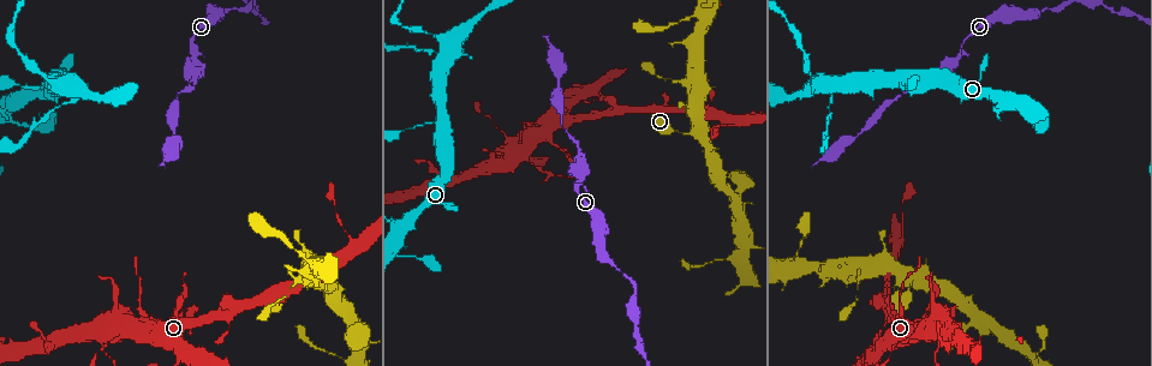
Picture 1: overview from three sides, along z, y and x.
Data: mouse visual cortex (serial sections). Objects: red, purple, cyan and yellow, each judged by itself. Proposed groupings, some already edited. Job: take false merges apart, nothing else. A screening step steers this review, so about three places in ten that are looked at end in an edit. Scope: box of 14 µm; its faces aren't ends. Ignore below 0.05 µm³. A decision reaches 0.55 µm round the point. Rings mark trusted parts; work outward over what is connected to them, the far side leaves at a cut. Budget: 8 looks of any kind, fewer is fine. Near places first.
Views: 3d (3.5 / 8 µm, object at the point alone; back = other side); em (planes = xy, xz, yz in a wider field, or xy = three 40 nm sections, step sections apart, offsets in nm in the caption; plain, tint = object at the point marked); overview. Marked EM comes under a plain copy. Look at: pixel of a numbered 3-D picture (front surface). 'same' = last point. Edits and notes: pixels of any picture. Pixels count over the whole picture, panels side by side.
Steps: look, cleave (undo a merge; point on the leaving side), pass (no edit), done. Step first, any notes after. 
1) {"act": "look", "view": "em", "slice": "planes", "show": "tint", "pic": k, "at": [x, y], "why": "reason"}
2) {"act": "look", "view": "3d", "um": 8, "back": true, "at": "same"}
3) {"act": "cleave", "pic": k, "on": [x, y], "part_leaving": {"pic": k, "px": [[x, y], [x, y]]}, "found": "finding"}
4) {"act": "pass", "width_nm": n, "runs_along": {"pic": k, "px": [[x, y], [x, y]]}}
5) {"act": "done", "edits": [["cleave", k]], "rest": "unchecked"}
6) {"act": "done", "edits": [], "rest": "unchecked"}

{"act": "look", "view": "3d", "um": 3.5, "pic": 1, "at": [912, 338], "why": "calibre changes"}

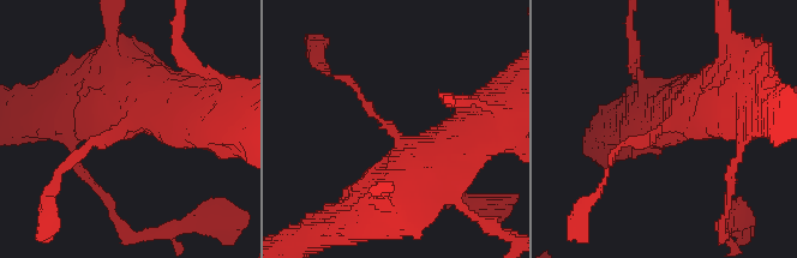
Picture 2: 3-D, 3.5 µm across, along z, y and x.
{"act": "look", "view": "em", "slice": "xy", "step": 3, "show": "tint", "pic": 2, "at": [125, 122]}

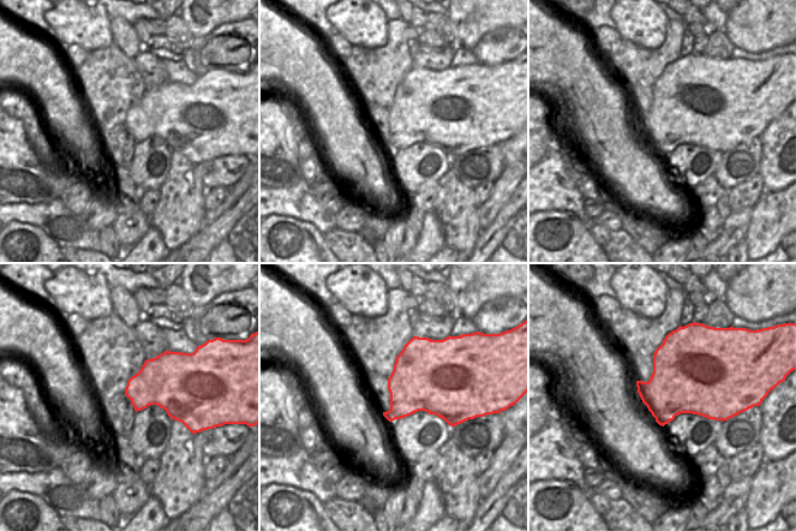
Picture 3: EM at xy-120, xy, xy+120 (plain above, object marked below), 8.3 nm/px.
{"act": "pass", "arm_widths_nm": [100, 600], "runs_along": {"pic": 2, "px": [[453, 149], [426, 167], [345, 78]]}, "found": "one cell here"}

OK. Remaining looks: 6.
{"act": "look", "view": "3d", "um": 3.5, "pic": 1, "at": [466, 53], "why": "thick turns thin"}

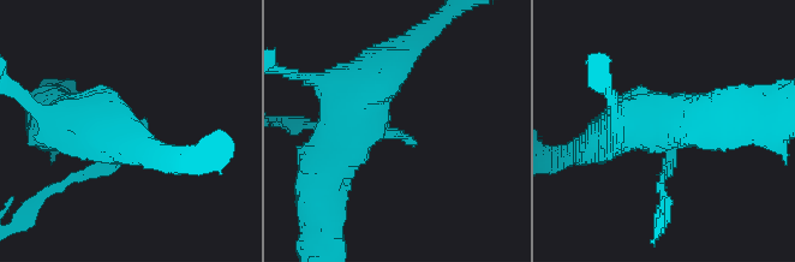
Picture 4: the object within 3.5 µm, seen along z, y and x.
{"act": "look", "view": "em", "slice": "xy", "step": 5, "show": "tint", "pic": 4, "at": [396, 133], "arm_widths_nm": [100, 600]}

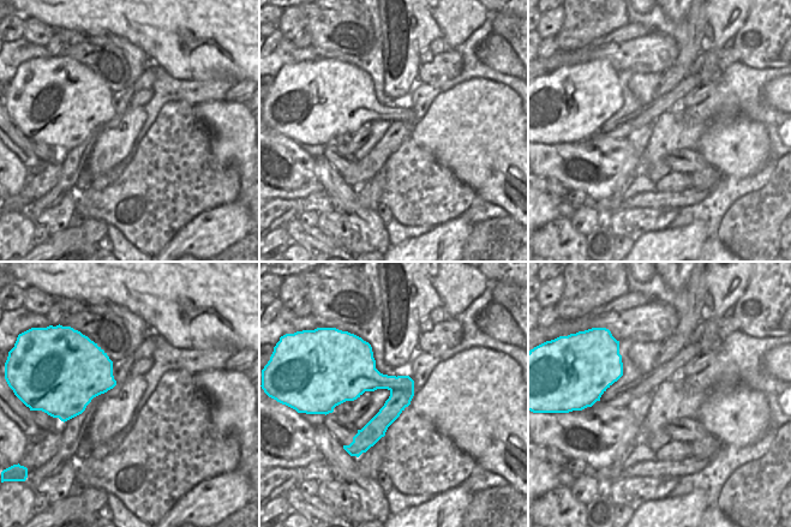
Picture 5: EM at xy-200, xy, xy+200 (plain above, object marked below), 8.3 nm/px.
{"act": "cleave", "pic": 4, "on": [105, 171], "found": "two cells meet here"}

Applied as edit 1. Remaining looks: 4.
{"act": "look", "view": "overview", "why": "redraw"}

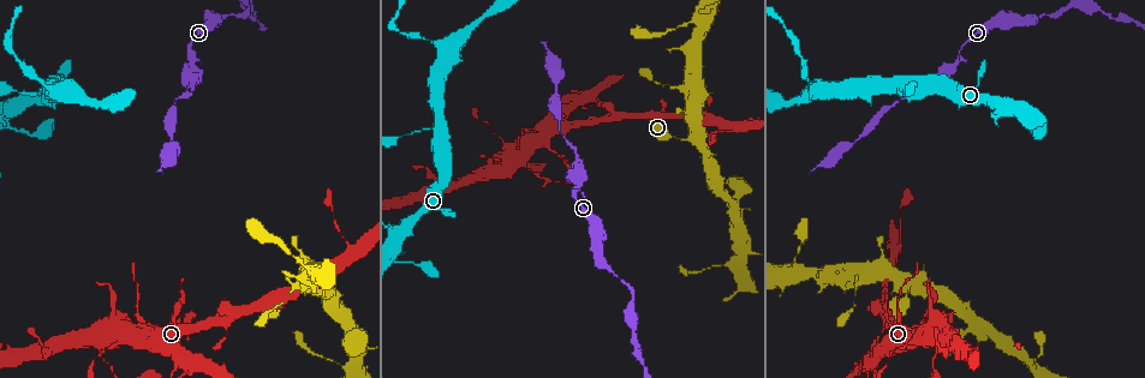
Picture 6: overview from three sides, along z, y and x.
{"act": "look", "view": "3d", "um": 8, "pic": 6, "at": [954, 64], "why": "thick turns thin"}

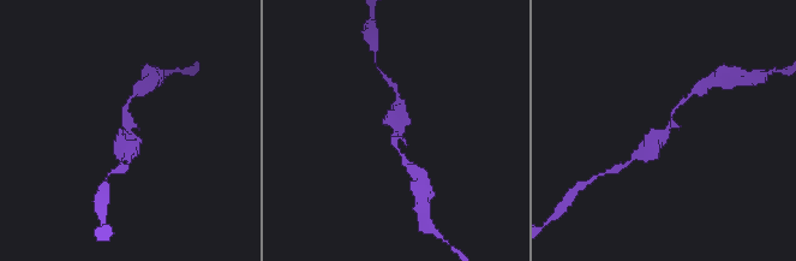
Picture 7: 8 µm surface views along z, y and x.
{"act": "look", "view": "em", "slice": "xy", "step": 3, "show": "tint", "pic": 7, "at": [126, 129], "why": "now the EM"}

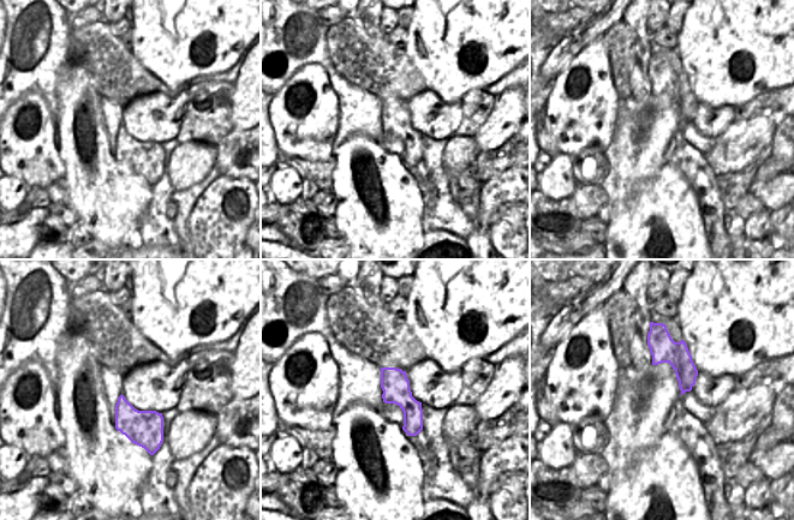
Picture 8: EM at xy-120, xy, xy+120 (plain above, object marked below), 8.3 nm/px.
{"act": "pass", "runs_along": {"pic": 7, "px": [[682, 101], [663, 136], [641, 155]]}, "found": "one cell here"}

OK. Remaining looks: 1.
{"act": "done", "edits": [["cleave", 4]], "rest": "unchecked"}

